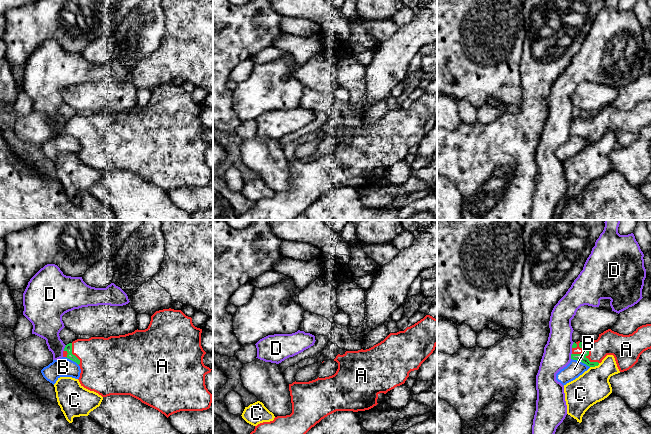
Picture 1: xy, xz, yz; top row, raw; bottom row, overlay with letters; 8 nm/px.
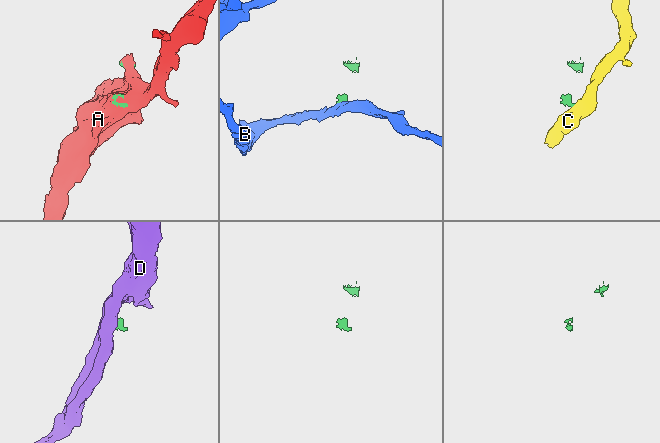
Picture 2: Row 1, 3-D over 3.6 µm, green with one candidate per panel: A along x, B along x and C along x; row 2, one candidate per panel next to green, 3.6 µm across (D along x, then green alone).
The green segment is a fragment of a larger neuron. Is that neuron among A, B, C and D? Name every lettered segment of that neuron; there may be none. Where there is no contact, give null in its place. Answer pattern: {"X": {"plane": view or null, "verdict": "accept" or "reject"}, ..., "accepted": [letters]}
{"A": {"plane": "yz", "verdict": "accept"}, "B": {"plane": "yz", "verdict": "reject"}, "C": {"plane": "yz", "verdict": "reject"}, "D": {"plane": "xy", "verdict": "reject"}, "accepted": ["A"]}

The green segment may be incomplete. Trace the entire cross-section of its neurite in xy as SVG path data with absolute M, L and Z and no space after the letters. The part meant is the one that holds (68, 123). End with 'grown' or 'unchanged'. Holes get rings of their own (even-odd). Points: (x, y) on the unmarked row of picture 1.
M163 85L151 92L150 100L145 106L137 105L132 109L108 114L77 115L65 122L63 133L80 142L81 149L78 156L84 164L102 173L130 171L168 194L180 187L203 187L211 182L212 170L206 164L205 151L212 145L203 139L206 128L201 122L201 109L202 105L195 103L192 94L181 86Z; grown

